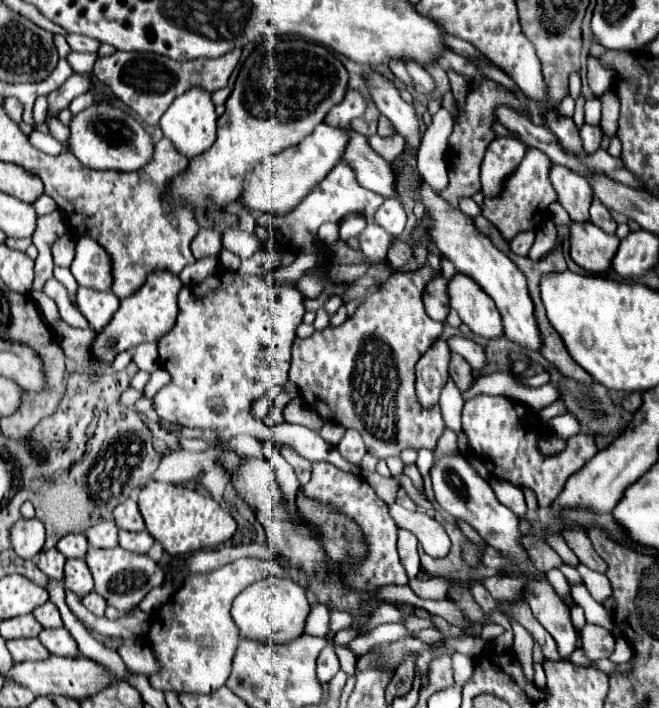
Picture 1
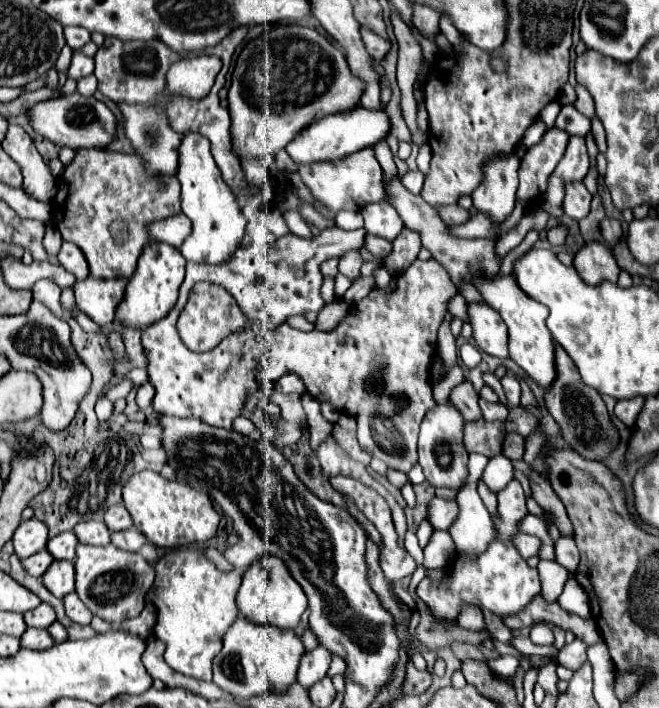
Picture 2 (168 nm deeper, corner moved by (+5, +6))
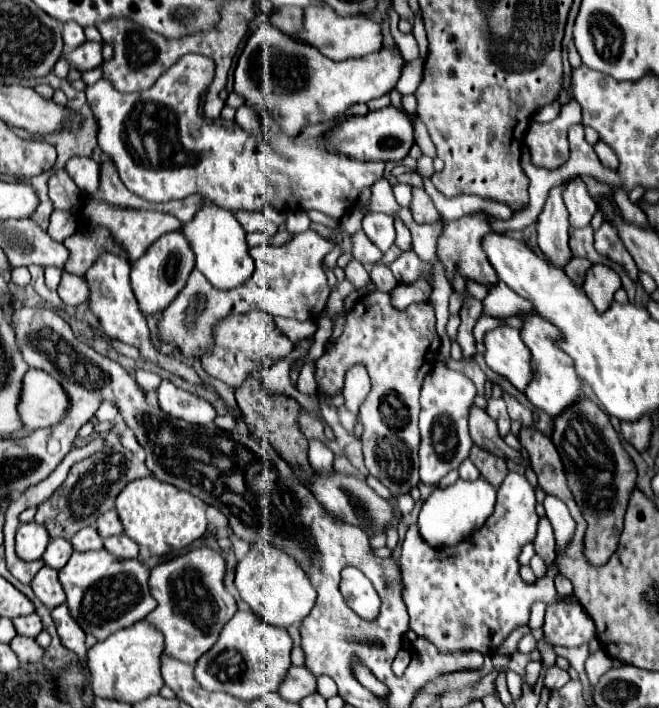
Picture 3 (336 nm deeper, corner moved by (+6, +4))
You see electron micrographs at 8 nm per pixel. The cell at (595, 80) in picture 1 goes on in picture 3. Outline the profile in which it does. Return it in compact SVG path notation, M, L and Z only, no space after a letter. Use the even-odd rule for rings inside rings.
M578 101L562 105L560 115L550 123L532 121L524 143L532 153L532 163L544 169L558 169L568 161L566 131L570 125L582 123L582 107Z

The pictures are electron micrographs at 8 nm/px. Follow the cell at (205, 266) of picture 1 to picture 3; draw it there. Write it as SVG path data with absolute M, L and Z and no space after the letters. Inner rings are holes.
M208 201L206 205L202 205L196 217L184 225L184 233L196 255L196 269L204 273L204 277L212 283L212 287L230 291L232 287L238 287L252 277L254 261L250 259L250 253L248 253L246 231L236 221L232 211L222 209L216 203Z

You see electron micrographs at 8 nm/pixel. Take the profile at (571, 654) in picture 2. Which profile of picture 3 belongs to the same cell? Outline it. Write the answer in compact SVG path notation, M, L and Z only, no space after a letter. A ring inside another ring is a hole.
M554 665L554 667L550 667L550 669L546 671L546 675L544 675L544 687L548 687L550 691L560 689L568 679L570 679L568 671L562 671L560 667Z

